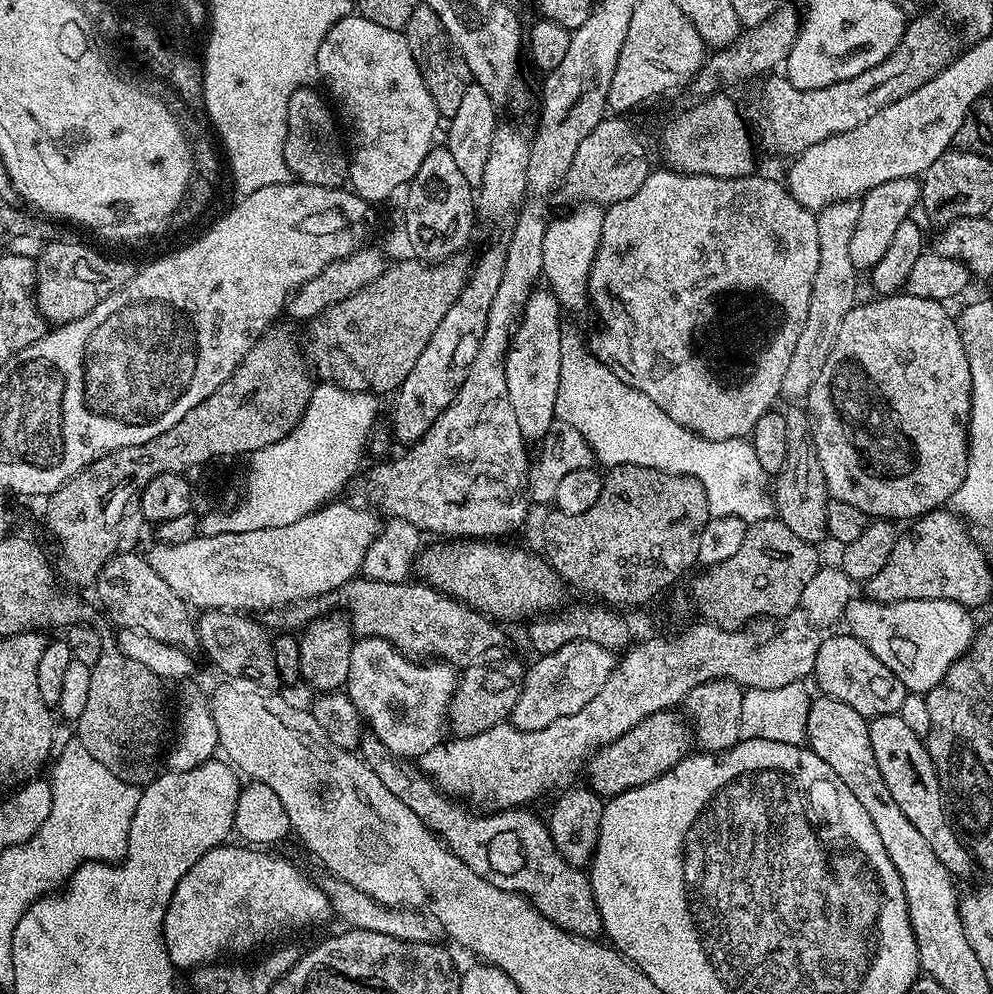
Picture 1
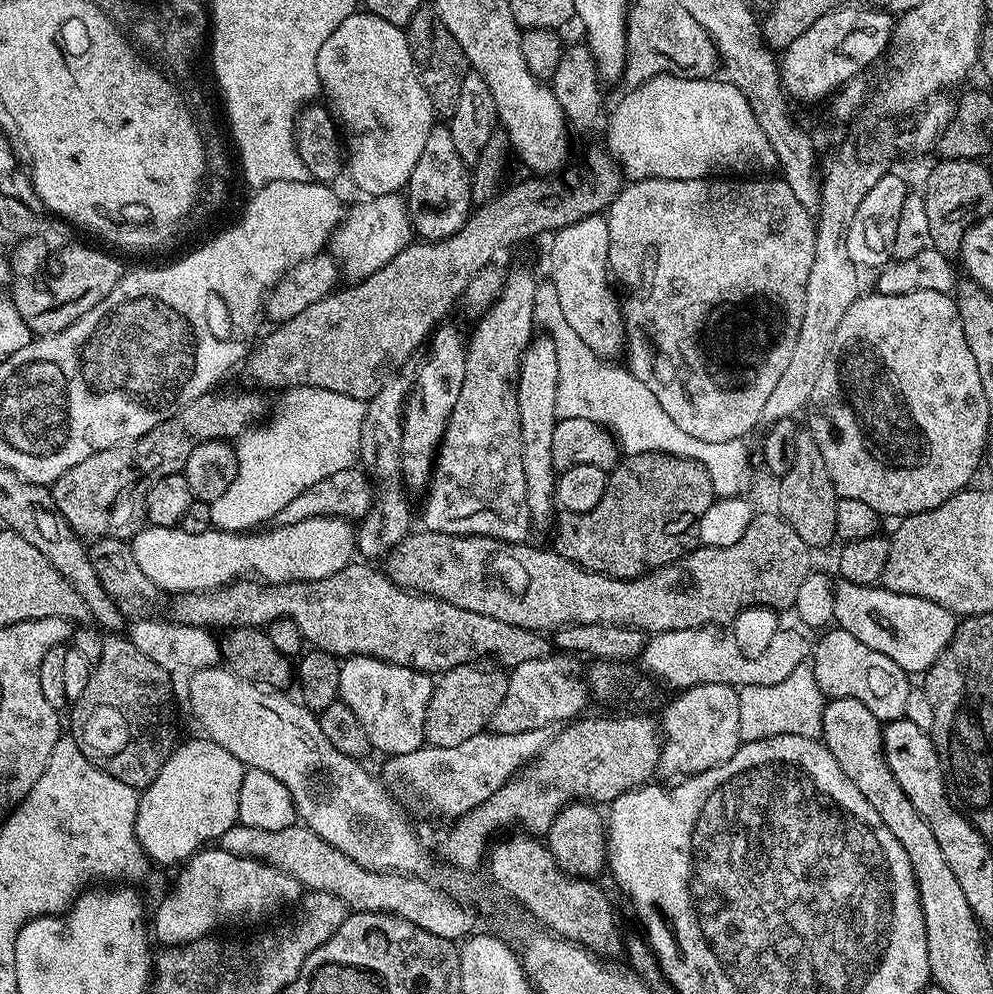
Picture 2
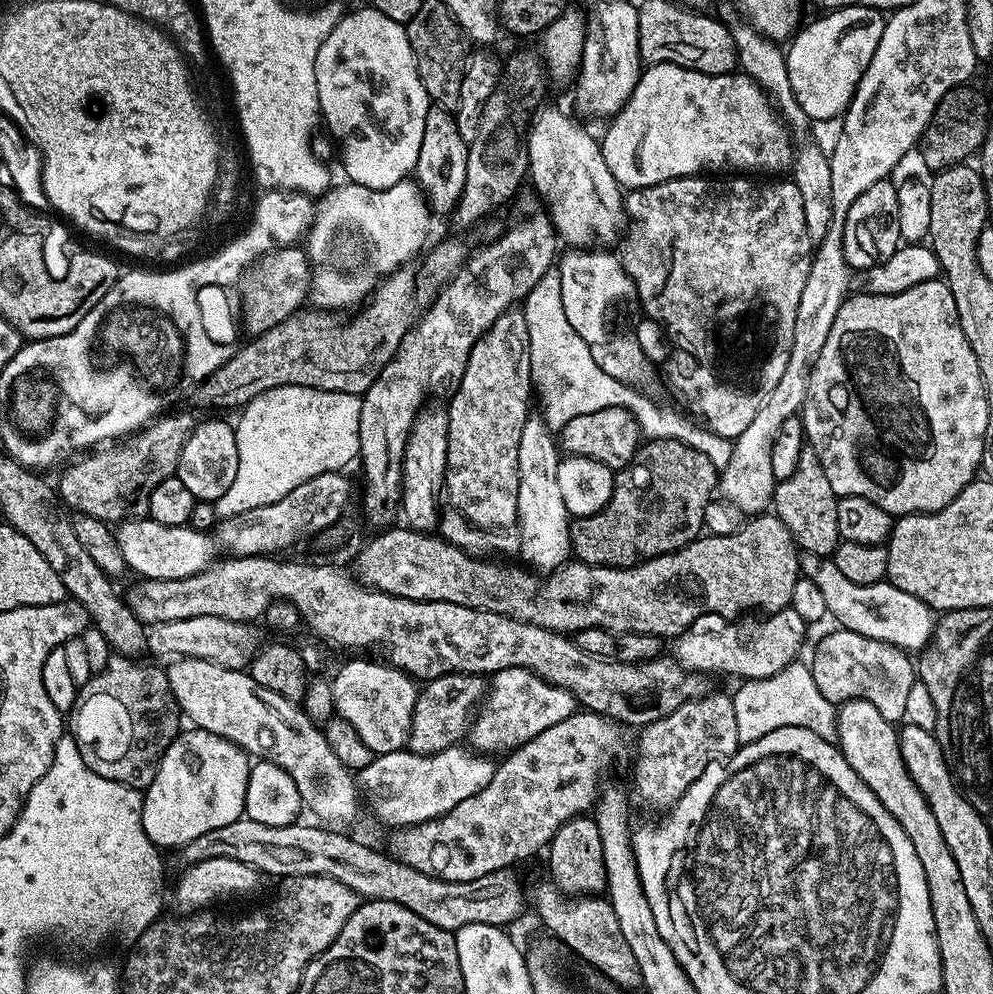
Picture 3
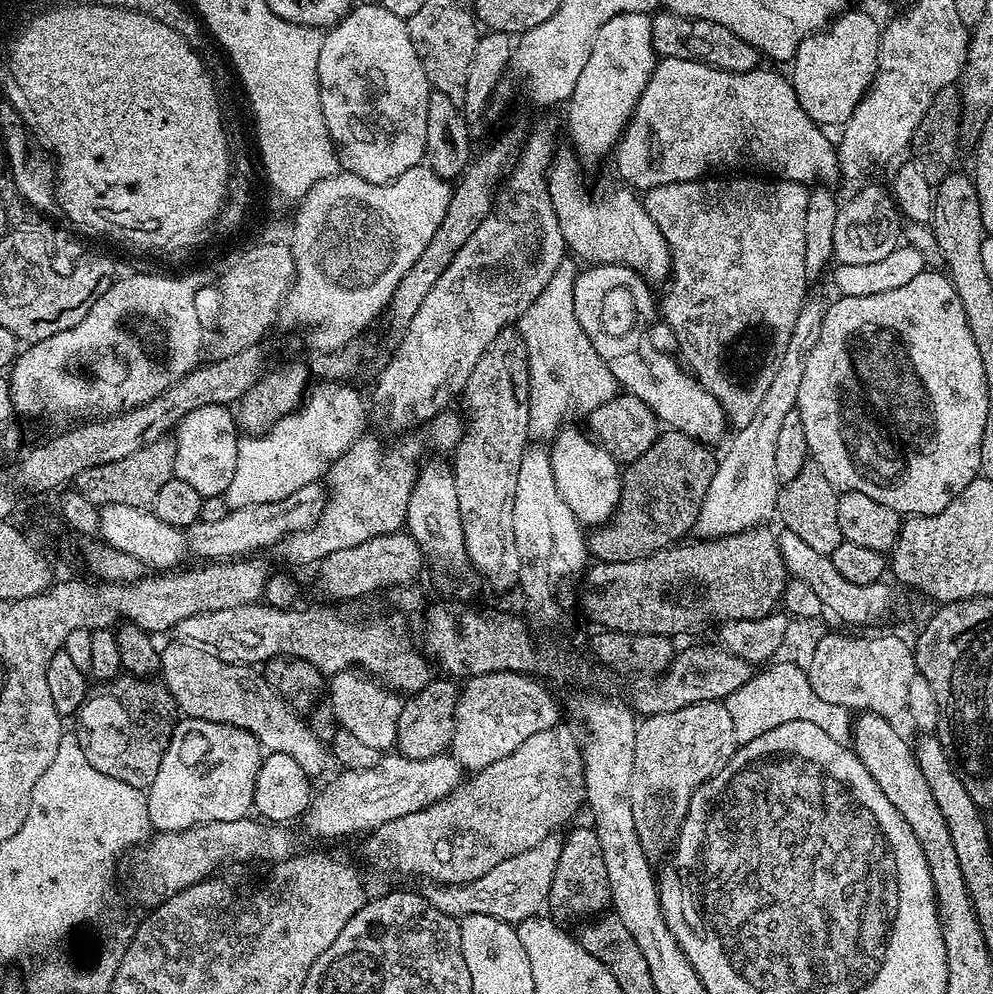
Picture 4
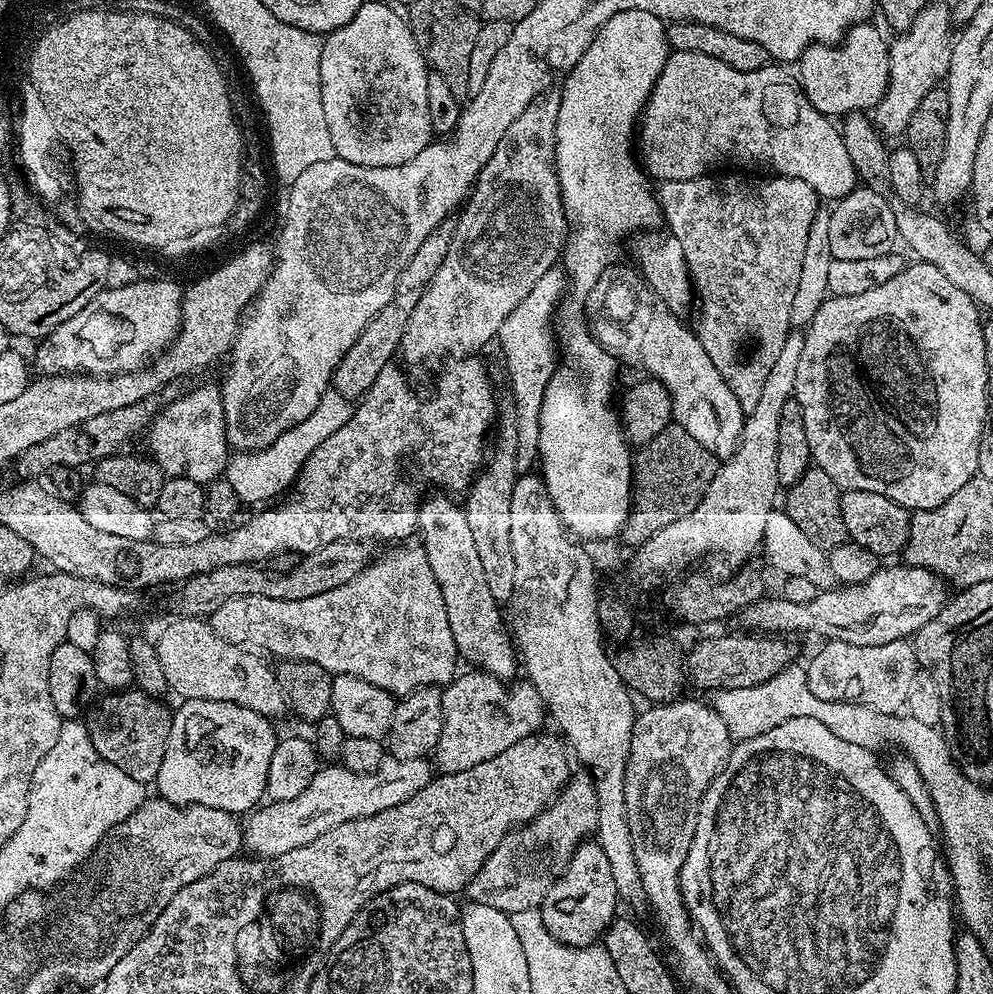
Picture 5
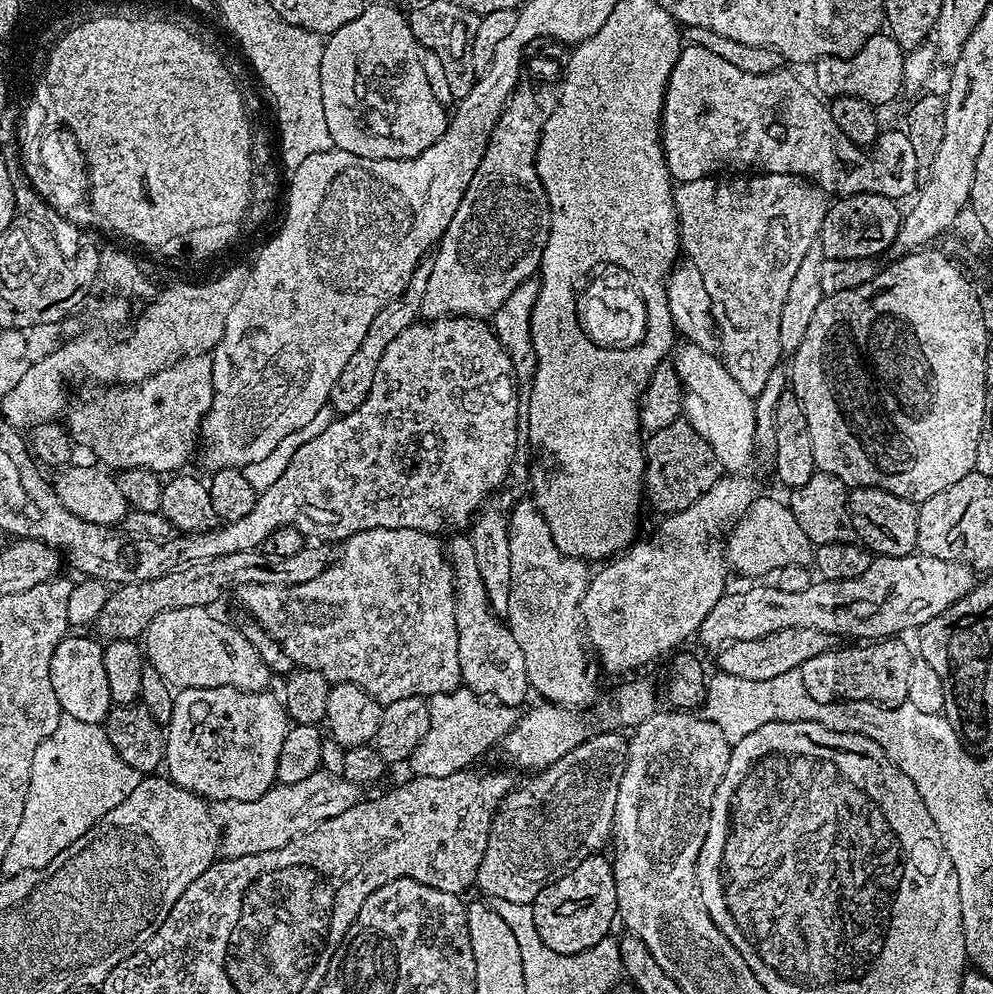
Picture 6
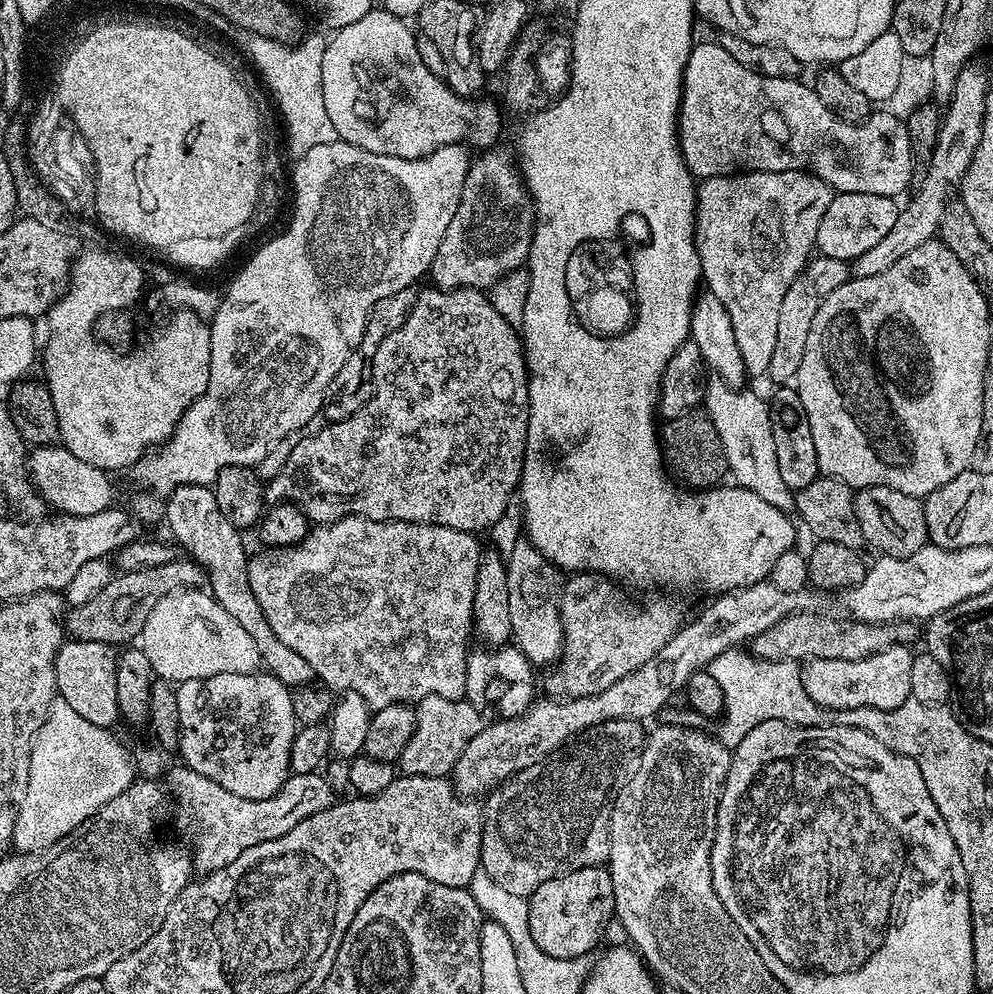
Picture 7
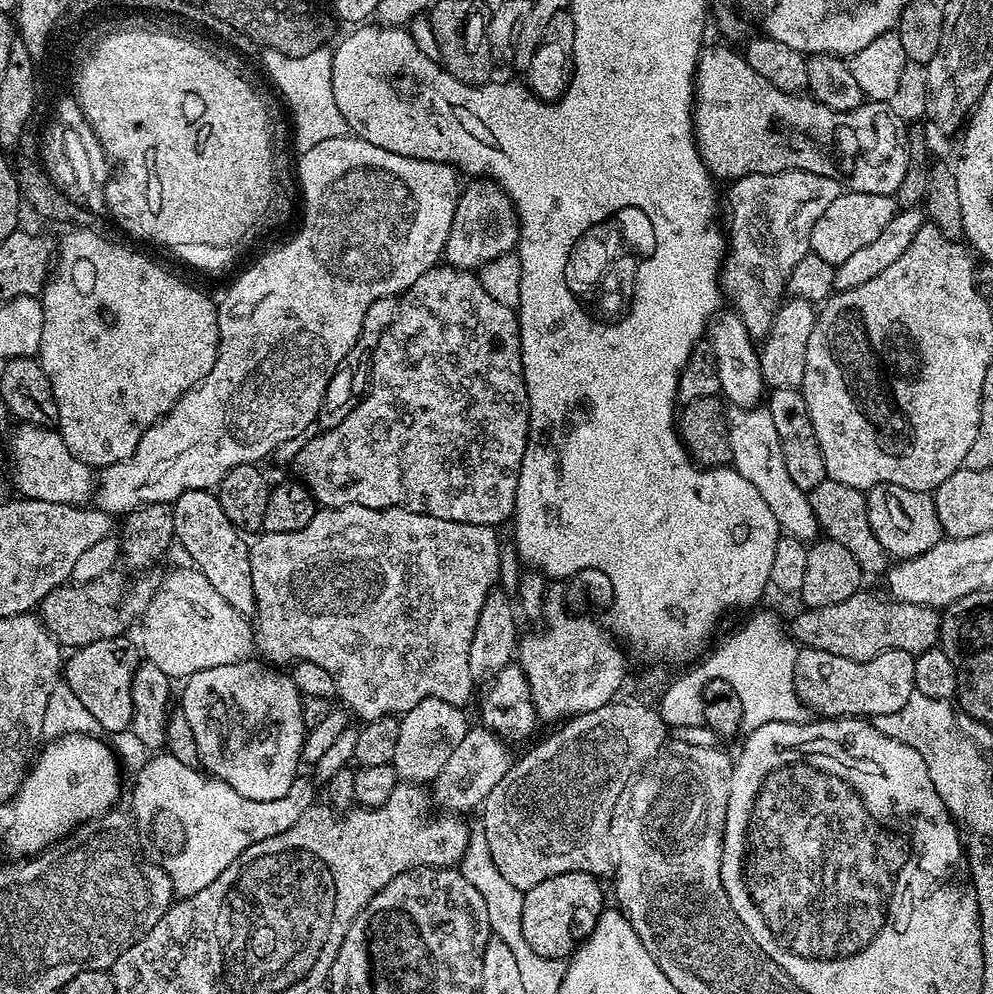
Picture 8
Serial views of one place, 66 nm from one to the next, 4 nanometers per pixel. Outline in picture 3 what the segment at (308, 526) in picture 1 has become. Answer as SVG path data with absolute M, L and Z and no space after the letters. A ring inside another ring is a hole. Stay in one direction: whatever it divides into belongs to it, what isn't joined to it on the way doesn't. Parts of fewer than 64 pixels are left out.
M151 518L125 520L114 533L127 567L132 572L136 571L137 577L146 580L190 578L213 567L217 559L218 545L209 533L195 532L190 526L181 526L176 522L161 522Z

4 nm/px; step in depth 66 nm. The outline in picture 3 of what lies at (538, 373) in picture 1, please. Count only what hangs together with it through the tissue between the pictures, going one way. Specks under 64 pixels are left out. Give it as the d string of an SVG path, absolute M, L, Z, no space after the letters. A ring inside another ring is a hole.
M529 415L526 426L522 426L522 438L518 438L518 518L520 519L520 550L519 559L537 573L547 574L561 565L569 563L572 556L572 530L570 527L570 517L566 510L566 502L562 502L562 490L558 486L558 466L562 459L561 449L558 447L557 437L554 435L553 429L549 428L548 423L539 415Z

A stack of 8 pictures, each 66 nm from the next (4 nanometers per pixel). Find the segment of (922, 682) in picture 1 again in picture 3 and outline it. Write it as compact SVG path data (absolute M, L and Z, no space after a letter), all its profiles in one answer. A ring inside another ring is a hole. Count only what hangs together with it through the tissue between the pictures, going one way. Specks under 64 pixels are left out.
M801 555L800 570L807 579L814 582L814 586L818 586L828 606L828 616L836 616L835 623L839 627L866 638L874 638L878 642L893 644L907 654L919 653L927 646L934 627L934 612L918 598L914 598L914 594L906 594L906 590L898 590L898 586L887 582L850 582L850 578L845 578L838 566L834 566L831 558Z

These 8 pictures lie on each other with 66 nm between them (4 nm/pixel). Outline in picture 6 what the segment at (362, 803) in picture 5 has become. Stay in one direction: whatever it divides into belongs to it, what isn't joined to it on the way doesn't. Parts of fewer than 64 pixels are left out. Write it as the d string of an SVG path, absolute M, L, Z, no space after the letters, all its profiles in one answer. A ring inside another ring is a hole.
M323 770L310 774L310 778L302 778L302 782L293 784L277 783L268 789L266 794L257 800L226 800L219 805L218 823L222 829L222 852L225 857L245 856L246 854L262 854L266 850L278 850L290 843L295 836L300 836L312 828L318 827L330 818L338 818L355 804L361 803L361 789L343 778L337 778Z

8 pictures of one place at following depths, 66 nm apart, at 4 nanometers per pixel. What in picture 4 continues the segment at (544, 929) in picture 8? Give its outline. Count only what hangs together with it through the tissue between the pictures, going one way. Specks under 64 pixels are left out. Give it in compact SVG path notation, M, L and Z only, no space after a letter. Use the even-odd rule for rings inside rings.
M576 828L569 836L565 835L563 841L558 870L554 870L554 882L548 891L546 904L549 909L552 907L550 915L553 920L580 922L603 913L611 905L610 878L606 874L606 862L602 862L602 846L595 828Z

